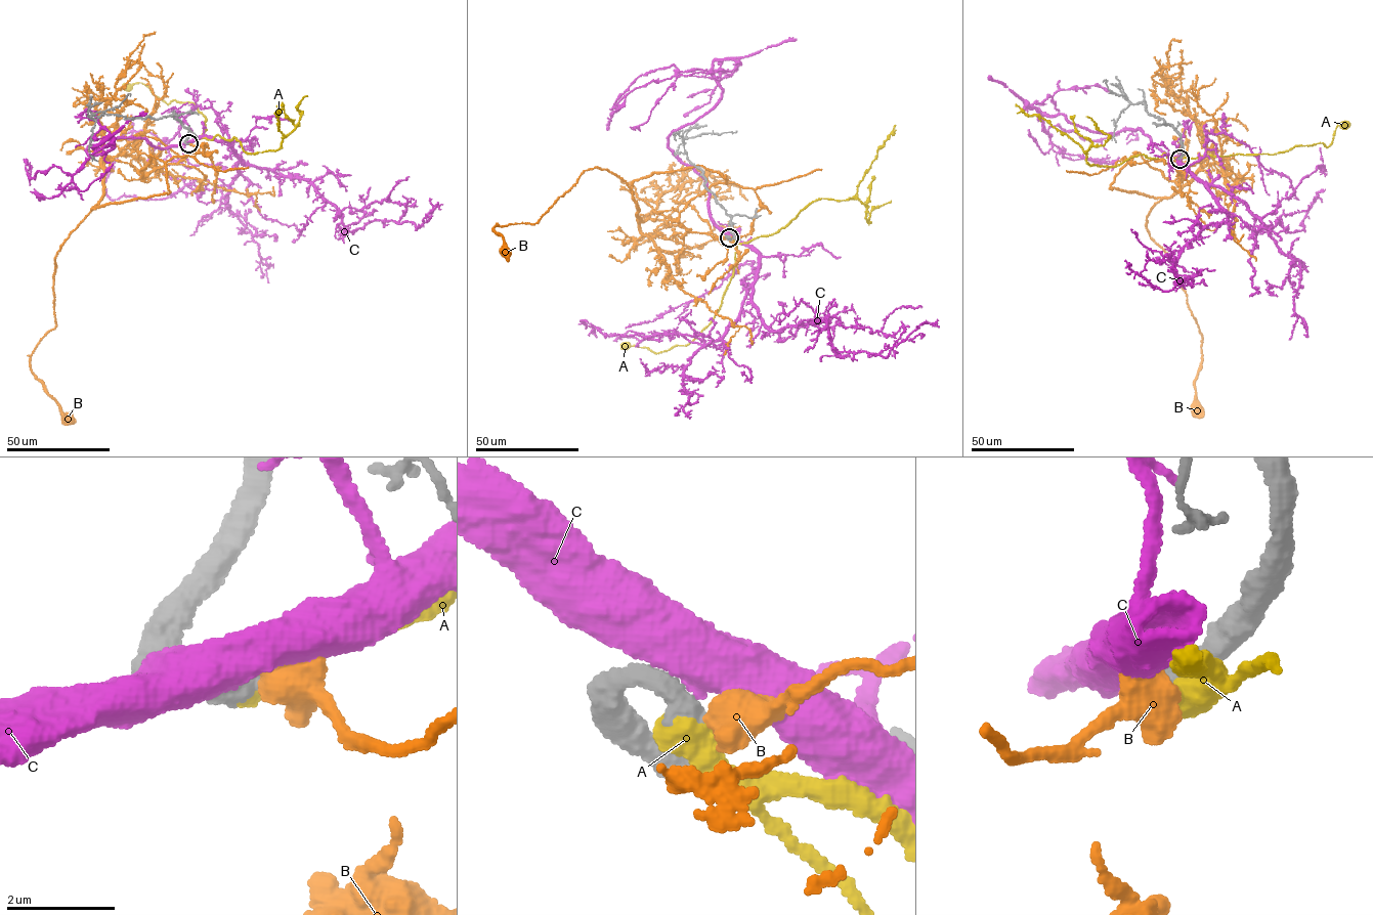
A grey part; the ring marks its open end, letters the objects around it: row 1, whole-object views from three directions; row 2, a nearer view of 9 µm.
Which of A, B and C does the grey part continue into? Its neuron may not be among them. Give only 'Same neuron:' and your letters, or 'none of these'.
Same neuron: A

